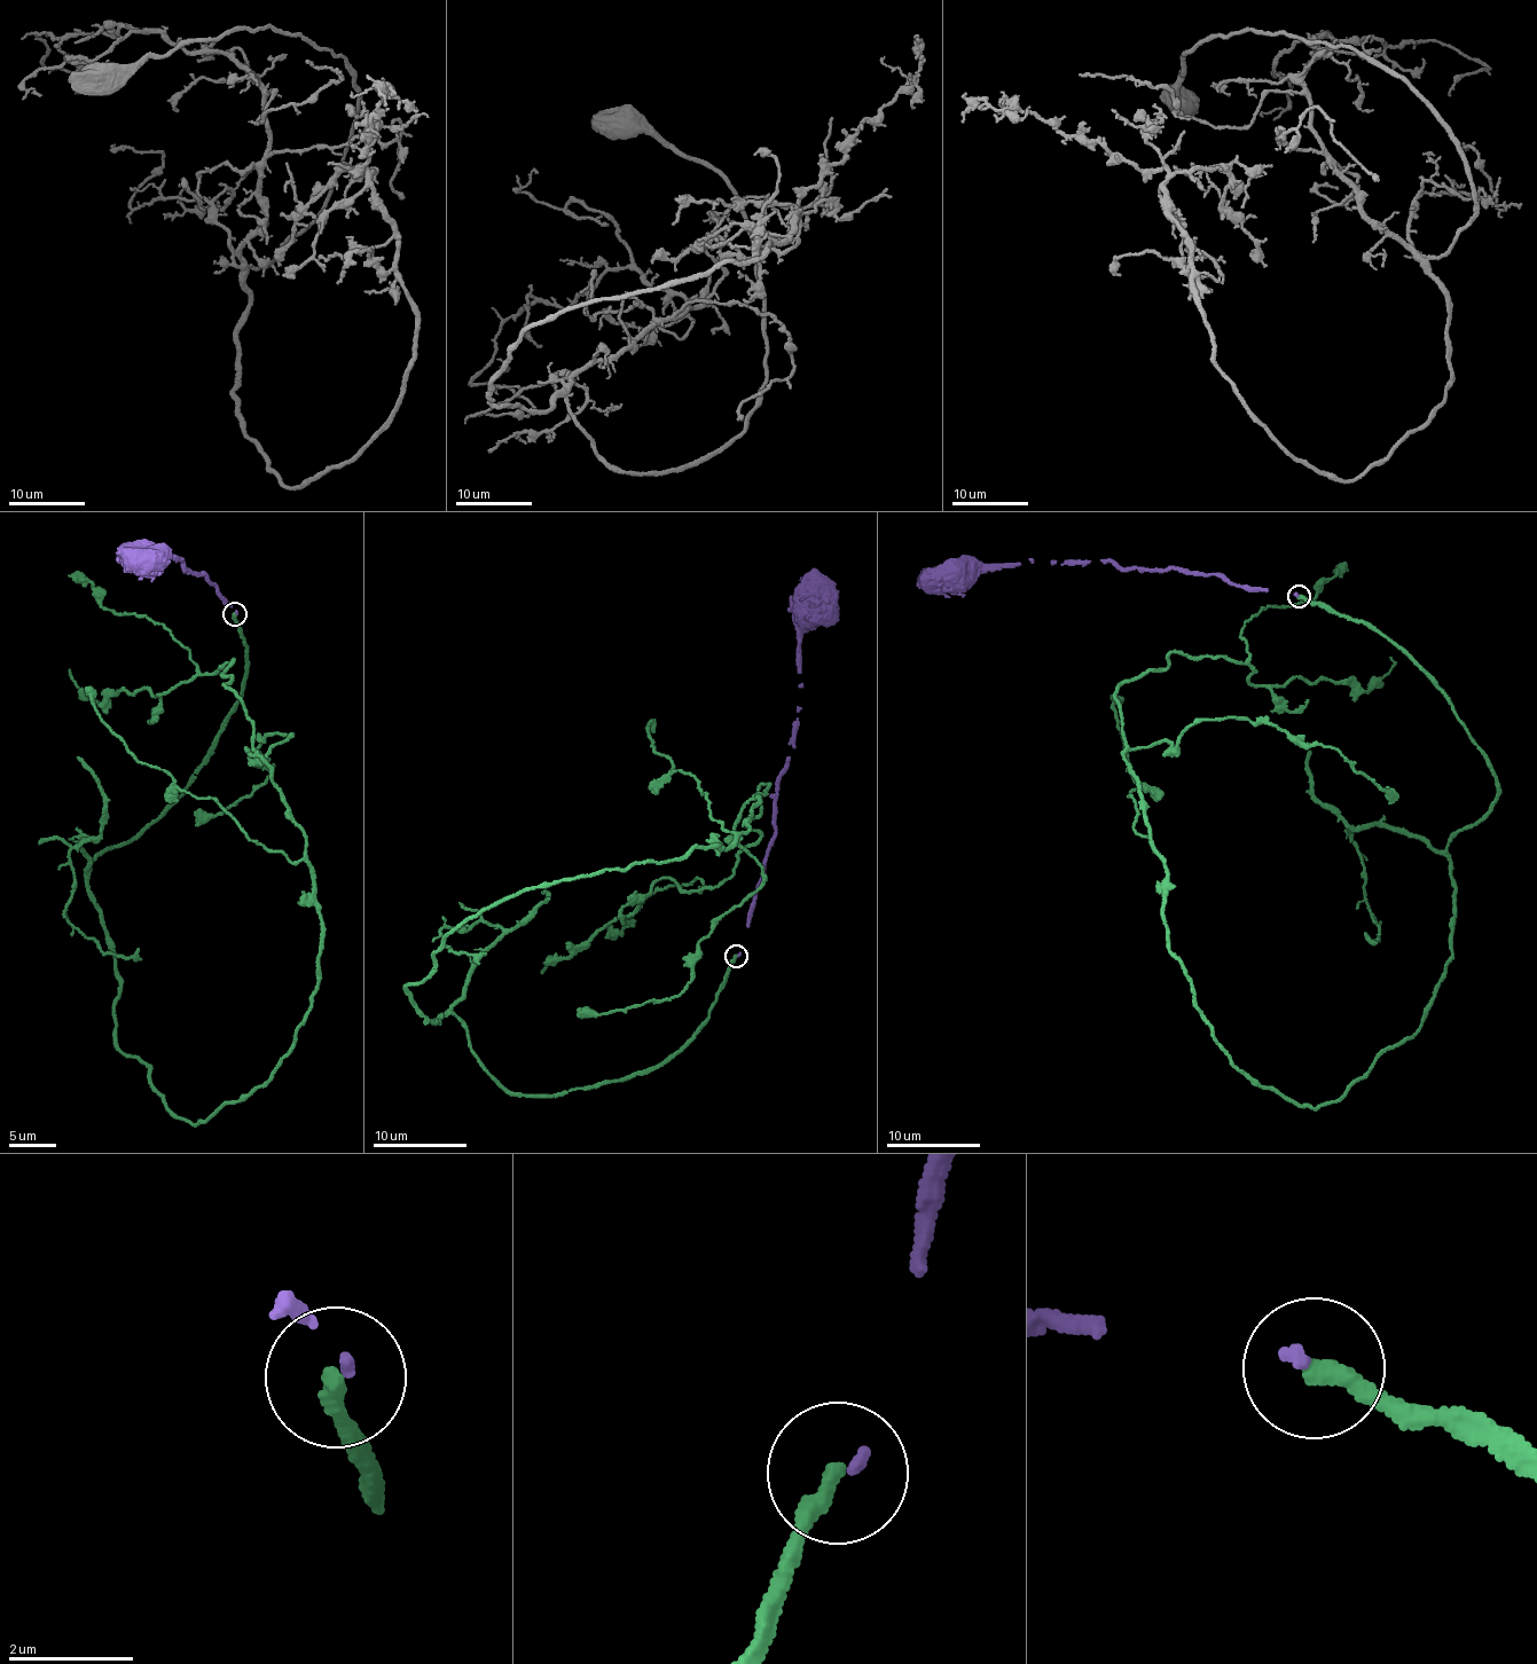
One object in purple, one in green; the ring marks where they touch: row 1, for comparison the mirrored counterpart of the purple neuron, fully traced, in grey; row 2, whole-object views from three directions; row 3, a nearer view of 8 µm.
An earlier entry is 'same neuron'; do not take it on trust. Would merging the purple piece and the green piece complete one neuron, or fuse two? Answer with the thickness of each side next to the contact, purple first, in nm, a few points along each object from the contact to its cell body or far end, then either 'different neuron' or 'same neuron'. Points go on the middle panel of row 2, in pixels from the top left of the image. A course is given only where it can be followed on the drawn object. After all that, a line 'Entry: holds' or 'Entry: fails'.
130 nm thick on the purple side, 320 nm on the other; purple runs (737, 957), (774, 837), (776, 778), (789, 758), (798, 717), (799, 634), (816, 609); green runs (736, 957), (661, 1062), (561, 1095), (405, 990), (518, 893), (732, 848), (768, 785), (729, 877), (546, 966); different neuron
Entry: fails

